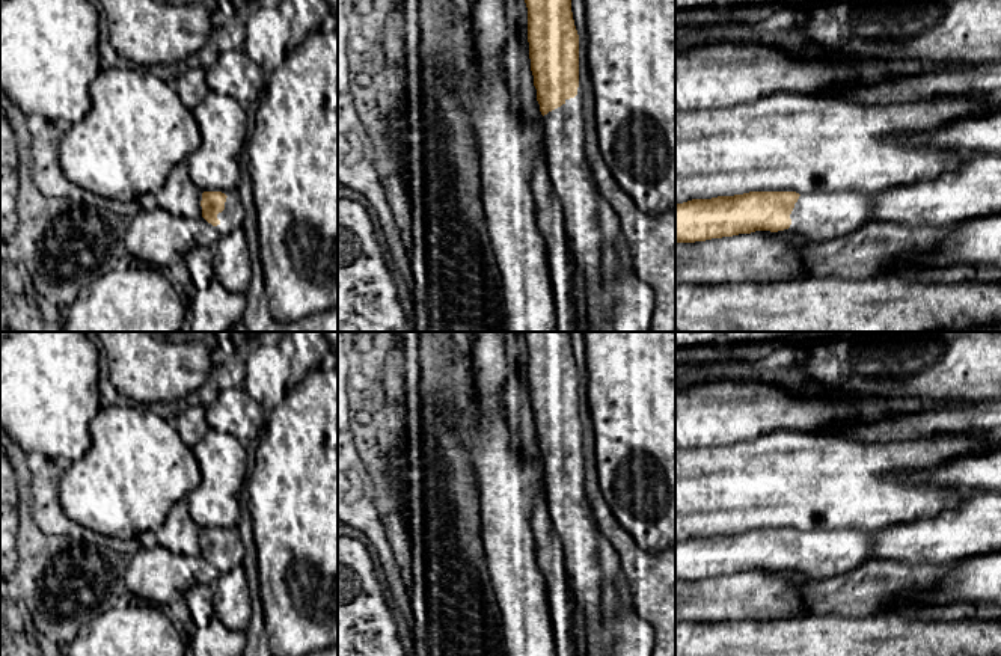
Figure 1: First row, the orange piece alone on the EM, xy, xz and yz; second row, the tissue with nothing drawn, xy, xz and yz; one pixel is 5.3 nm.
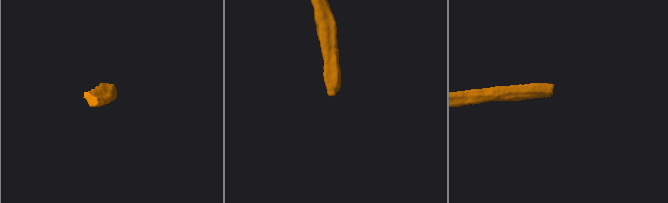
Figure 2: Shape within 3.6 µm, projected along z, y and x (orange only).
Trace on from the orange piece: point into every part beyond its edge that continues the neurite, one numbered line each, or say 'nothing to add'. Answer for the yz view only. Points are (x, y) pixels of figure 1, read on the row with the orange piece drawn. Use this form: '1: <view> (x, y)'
1: yz (820, 216)

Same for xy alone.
1: xy (231, 216)

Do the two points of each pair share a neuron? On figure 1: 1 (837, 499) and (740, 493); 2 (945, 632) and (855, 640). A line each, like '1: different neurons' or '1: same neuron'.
1: same neuron
2: same neuron

